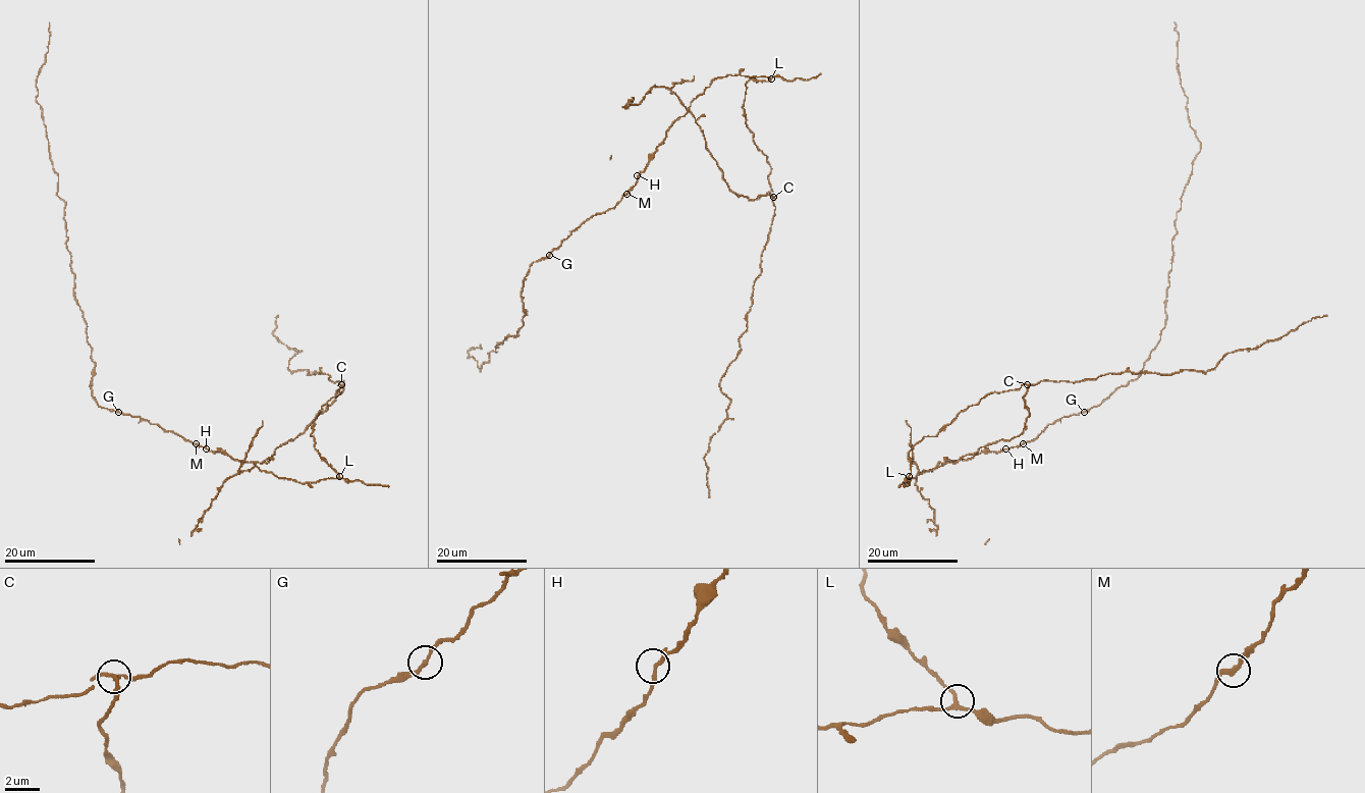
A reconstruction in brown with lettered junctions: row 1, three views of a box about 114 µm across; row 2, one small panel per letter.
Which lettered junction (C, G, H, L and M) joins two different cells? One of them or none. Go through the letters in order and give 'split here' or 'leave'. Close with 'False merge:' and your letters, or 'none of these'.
C: split here
G: leave
H: leave
L: leave
M: leave
False merge: C

